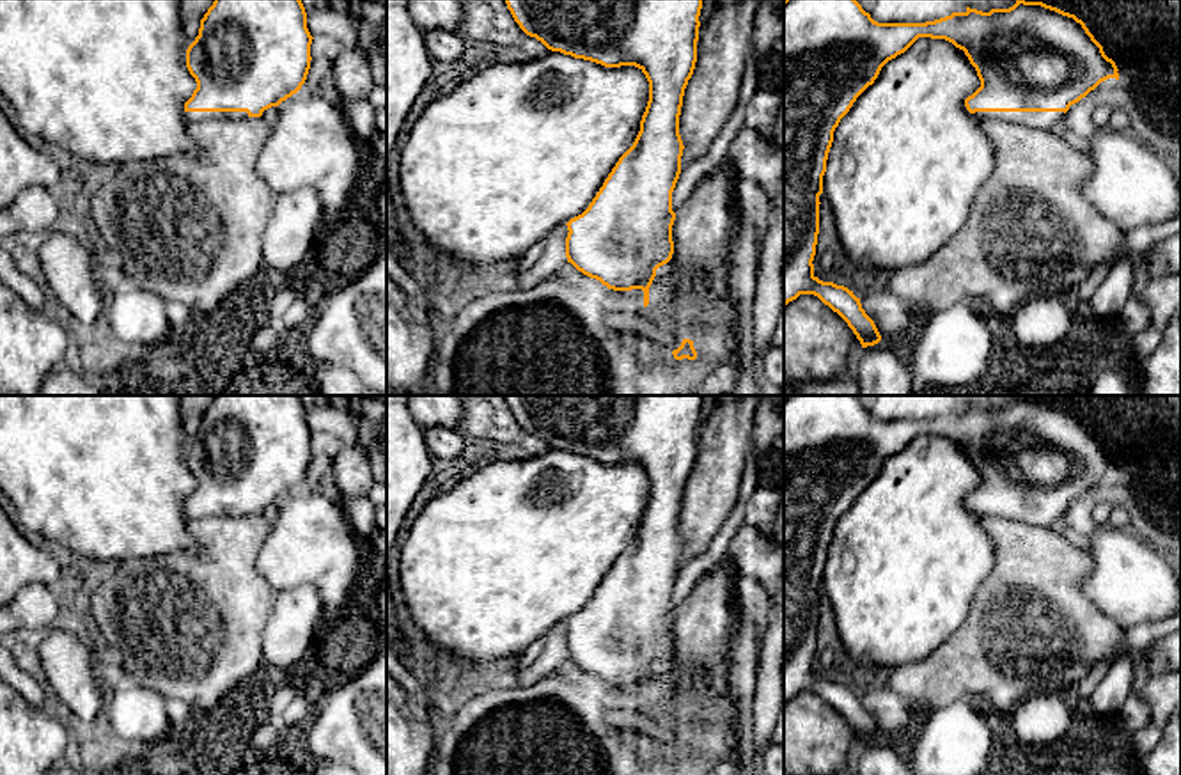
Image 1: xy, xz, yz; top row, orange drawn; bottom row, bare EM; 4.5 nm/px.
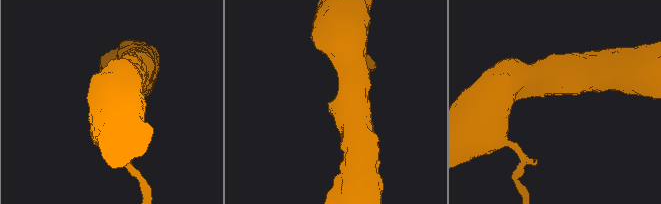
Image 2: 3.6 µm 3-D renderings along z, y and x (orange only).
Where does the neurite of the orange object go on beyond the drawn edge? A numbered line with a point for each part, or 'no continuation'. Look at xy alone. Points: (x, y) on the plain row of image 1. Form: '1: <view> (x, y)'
1: xy (190, 513)

